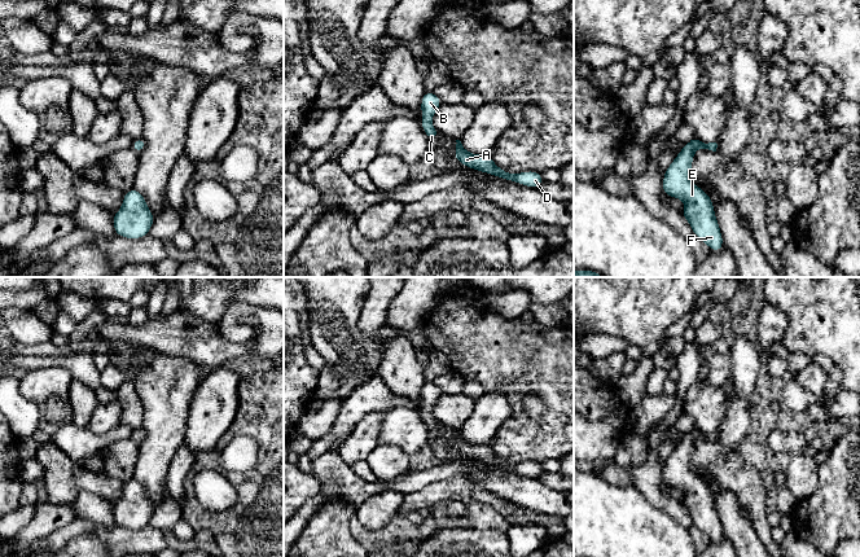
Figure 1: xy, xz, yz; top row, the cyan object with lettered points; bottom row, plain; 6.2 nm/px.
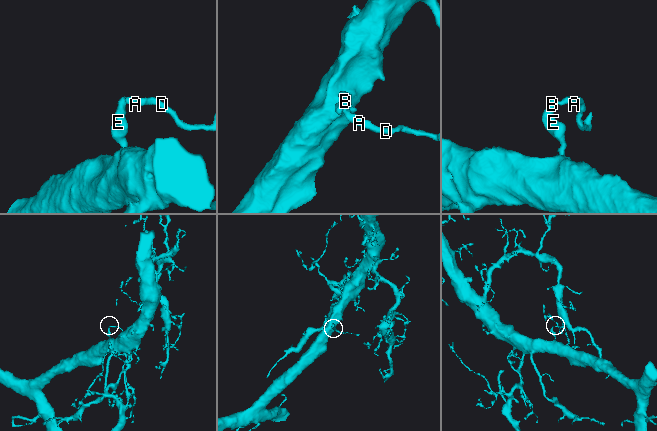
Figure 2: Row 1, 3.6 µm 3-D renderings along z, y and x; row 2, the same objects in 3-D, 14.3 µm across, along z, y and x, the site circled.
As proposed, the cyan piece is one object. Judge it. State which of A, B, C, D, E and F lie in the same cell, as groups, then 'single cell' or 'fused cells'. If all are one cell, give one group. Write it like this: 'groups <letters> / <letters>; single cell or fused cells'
groups A B C D E F; single cell

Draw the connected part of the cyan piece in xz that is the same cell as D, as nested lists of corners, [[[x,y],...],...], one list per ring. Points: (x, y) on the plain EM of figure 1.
[[[456,430],[456,433],[457,433],[456,442],[453,443],[452,447],[465,457],[470,457],[481,462],[491,464],[503,470],[518,473],[530,478],[538,478],[545,472],[541,464],[538,461],[509,464],[508,461],[497,457],[493,453],[491,444],[471,444],[464,439],[460,430]]]

